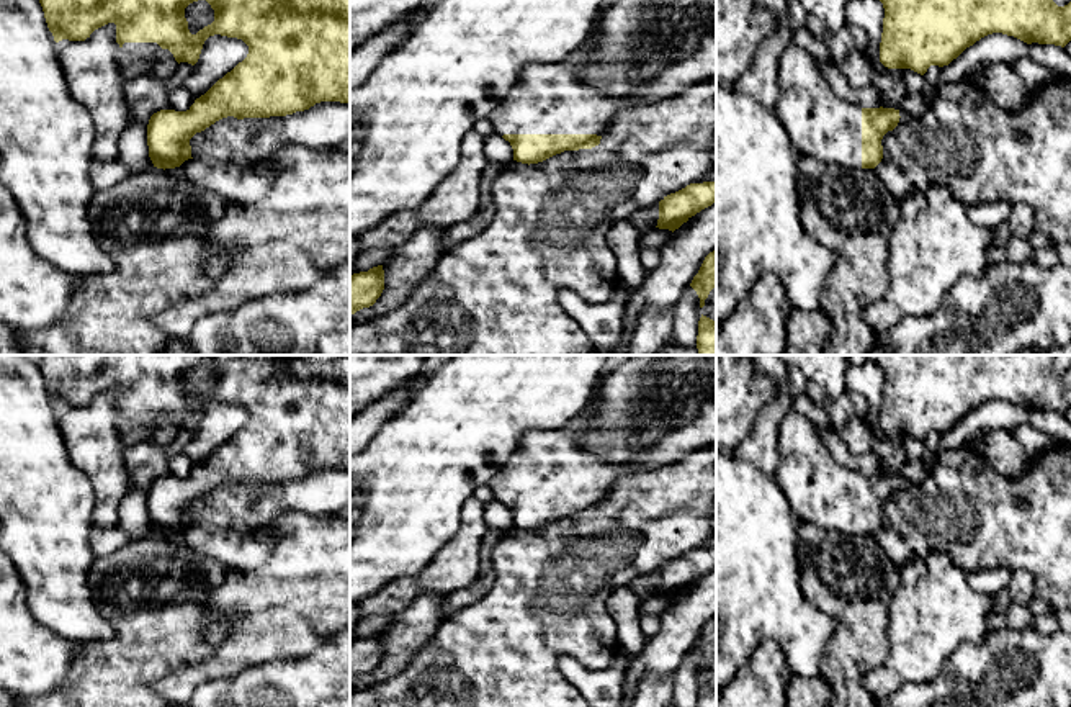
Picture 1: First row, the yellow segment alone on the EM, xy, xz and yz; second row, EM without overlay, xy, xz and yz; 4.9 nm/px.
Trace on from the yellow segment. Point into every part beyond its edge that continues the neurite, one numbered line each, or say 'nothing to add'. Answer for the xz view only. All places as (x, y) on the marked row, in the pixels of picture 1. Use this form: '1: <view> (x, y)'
1: xz (550, 99)

